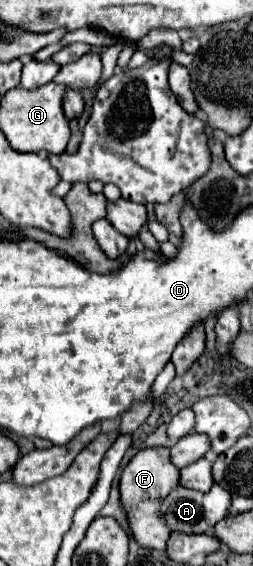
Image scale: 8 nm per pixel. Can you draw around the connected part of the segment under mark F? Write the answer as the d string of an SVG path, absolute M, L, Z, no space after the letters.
M148 448L140 450L122 470L120 478L120 502L126 508L130 536L140 548L148 550L164 550L166 540L170 536L170 530L164 524L164 518L160 516L160 500L178 486L178 474L180 470L170 464L168 448Z

